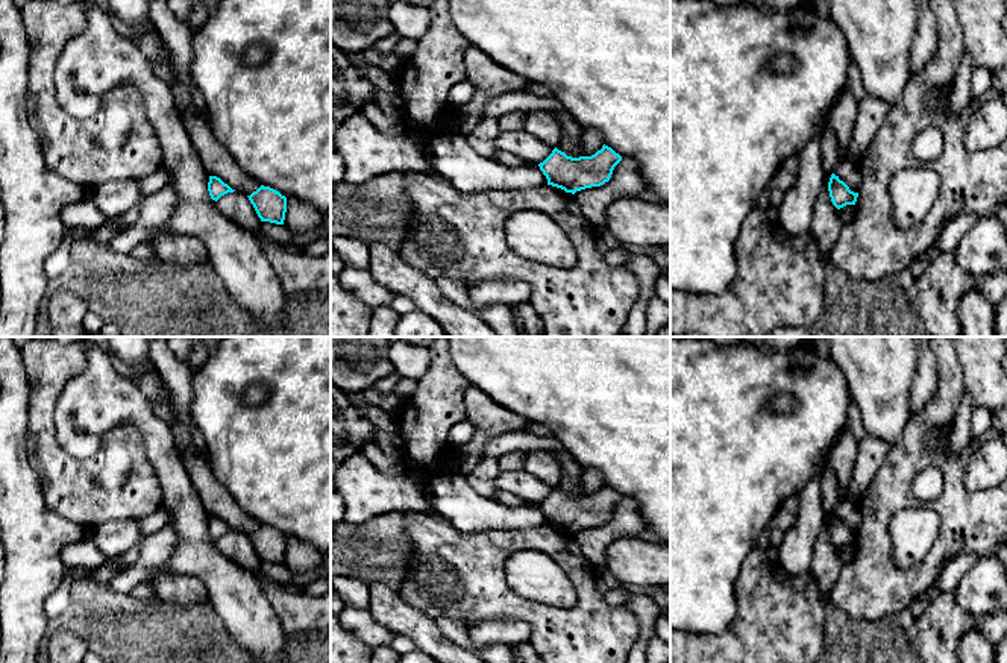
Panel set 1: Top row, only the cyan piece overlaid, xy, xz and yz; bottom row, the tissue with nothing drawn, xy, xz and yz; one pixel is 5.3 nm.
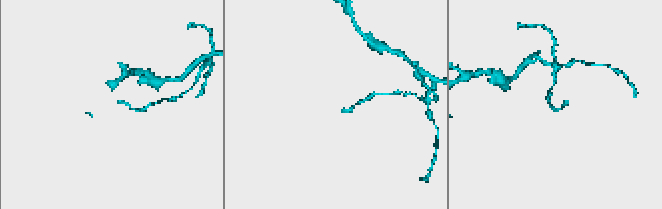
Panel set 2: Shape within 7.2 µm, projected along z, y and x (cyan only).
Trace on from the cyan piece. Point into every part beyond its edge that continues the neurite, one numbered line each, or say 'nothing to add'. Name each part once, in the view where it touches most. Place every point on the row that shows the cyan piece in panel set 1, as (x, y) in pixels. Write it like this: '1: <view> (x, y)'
nothing to add

